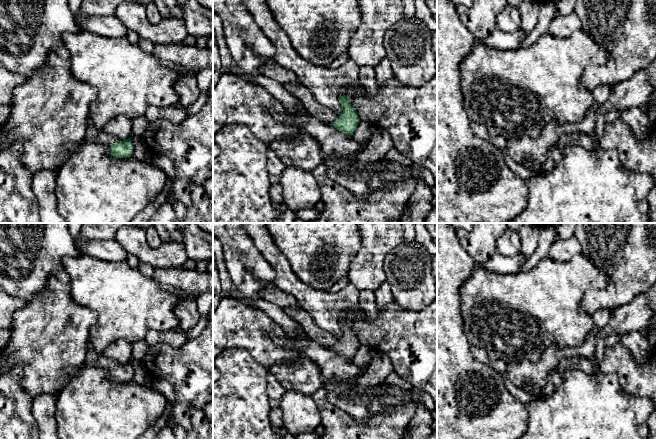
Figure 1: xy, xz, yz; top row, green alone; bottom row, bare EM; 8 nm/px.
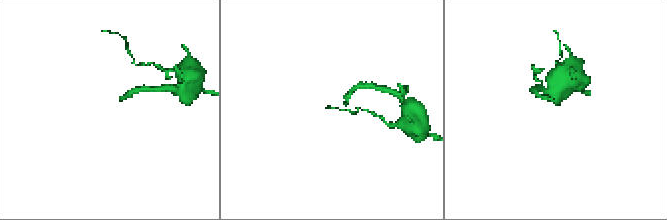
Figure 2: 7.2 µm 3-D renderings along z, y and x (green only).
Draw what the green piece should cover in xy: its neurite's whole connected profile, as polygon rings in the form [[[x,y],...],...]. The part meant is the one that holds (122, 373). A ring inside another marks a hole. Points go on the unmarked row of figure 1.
[[[89,342],[86,353],[86,366],[107,370],[111,378],[118,382],[130,382],[133,377],[133,367],[130,362],[124,365],[116,365],[114,361],[91,348]]]

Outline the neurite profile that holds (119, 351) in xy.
[[[124,339],[116,340],[103,351],[102,355],[119,365],[127,364],[132,359],[131,343]]]

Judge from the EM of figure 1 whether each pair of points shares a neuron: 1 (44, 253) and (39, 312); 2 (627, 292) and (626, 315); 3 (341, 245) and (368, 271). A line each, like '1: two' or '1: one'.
1: two
2: two
3: two

